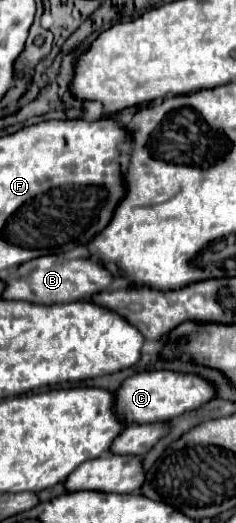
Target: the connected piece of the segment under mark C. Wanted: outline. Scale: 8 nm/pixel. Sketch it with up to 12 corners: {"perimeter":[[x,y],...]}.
{"perimeter":[[160,369],[116,391],[132,423],[174,419],[216,397],[198,373]]}

